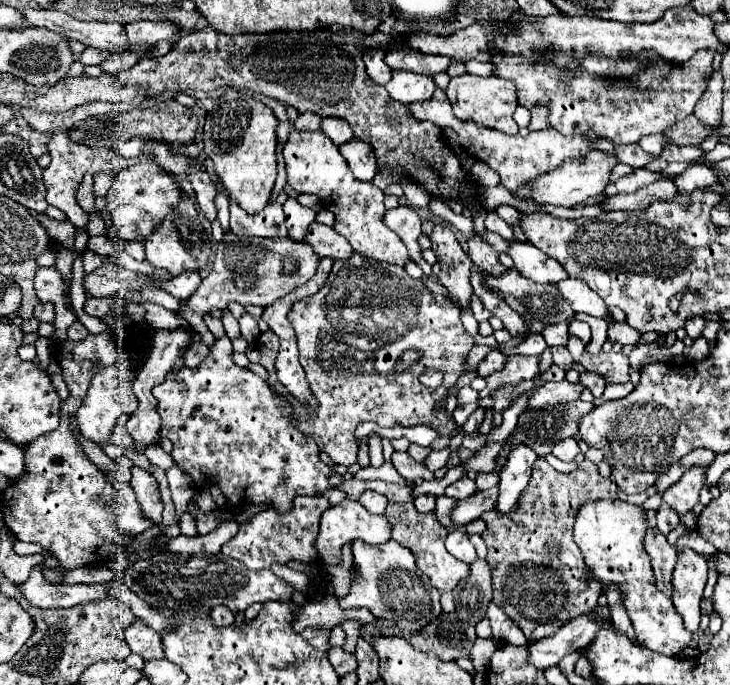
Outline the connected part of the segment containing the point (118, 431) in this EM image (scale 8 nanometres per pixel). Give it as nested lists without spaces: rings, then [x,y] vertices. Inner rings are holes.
[[[115,425],[115,427],[113,427],[109,441],[115,443],[115,445],[119,445],[119,447],[127,447],[127,449],[131,447],[131,437],[129,437],[129,433],[125,431],[123,425]]]

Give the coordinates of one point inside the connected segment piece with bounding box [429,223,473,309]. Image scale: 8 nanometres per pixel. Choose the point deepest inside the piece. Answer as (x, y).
(455, 264)

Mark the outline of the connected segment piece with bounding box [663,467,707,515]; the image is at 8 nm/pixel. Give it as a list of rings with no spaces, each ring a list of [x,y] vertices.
[[[691,467],[685,471],[685,475],[671,487],[667,493],[663,493],[663,499],[675,507],[679,515],[691,511],[699,503],[699,491],[705,485],[705,473],[707,467]]]

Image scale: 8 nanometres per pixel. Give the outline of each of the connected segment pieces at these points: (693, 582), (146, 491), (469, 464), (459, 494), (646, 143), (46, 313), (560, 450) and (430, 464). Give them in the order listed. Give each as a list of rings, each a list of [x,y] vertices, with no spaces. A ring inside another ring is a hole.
[[[691,549],[679,553],[679,561],[673,569],[673,605],[683,617],[685,629],[699,627],[699,601],[707,581],[707,559]]]
[[[133,467],[133,479],[131,485],[137,495],[137,503],[141,507],[141,515],[145,519],[151,519],[153,523],[161,523],[161,513],[163,513],[163,501],[159,495],[159,485],[153,475],[147,471]]]
[[[487,443],[473,459],[465,461],[465,469],[473,469],[477,473],[491,473],[495,471],[495,459],[501,451],[501,445],[503,443]]]
[[[463,477],[463,479],[459,479],[459,481],[455,481],[453,485],[449,485],[447,489],[445,489],[445,495],[447,497],[453,497],[453,499],[467,499],[469,495],[473,495],[477,491],[477,485],[475,485],[475,481],[471,481],[469,477]]]
[[[647,135],[647,137],[639,139],[639,145],[641,145],[643,151],[647,151],[651,155],[659,155],[661,149],[663,149],[663,145],[665,145],[665,141],[667,139],[663,135]]]
[[[39,301],[34,309],[34,317],[40,322],[53,323],[55,320],[55,309],[50,302]]]
[[[563,439],[561,443],[555,443],[555,447],[553,447],[551,453],[553,453],[557,459],[561,459],[561,461],[573,461],[581,451],[579,451],[575,439]]]
[[[443,449],[443,451],[431,451],[431,453],[425,457],[423,465],[425,465],[431,473],[435,473],[437,469],[443,469],[443,467],[447,465],[447,461],[449,461],[449,449]]]

